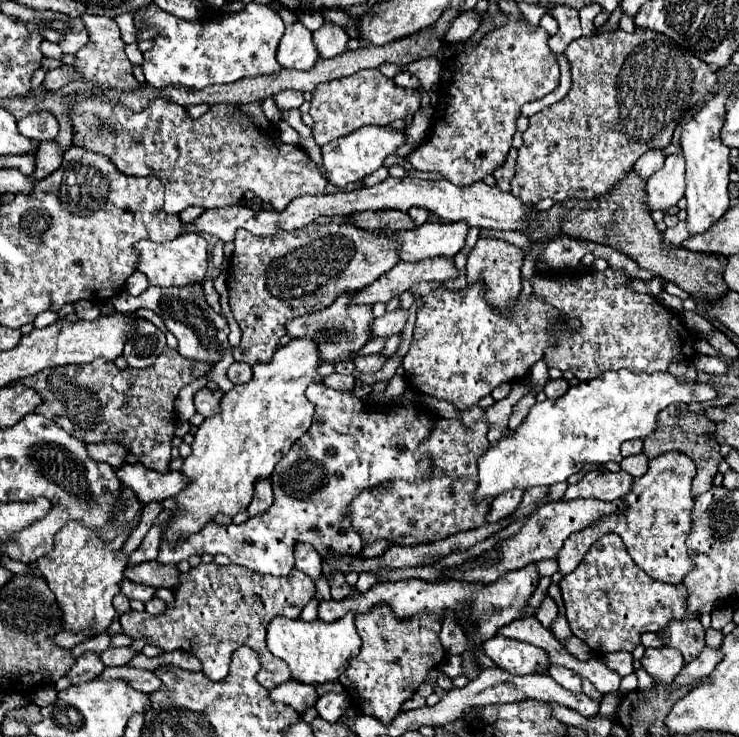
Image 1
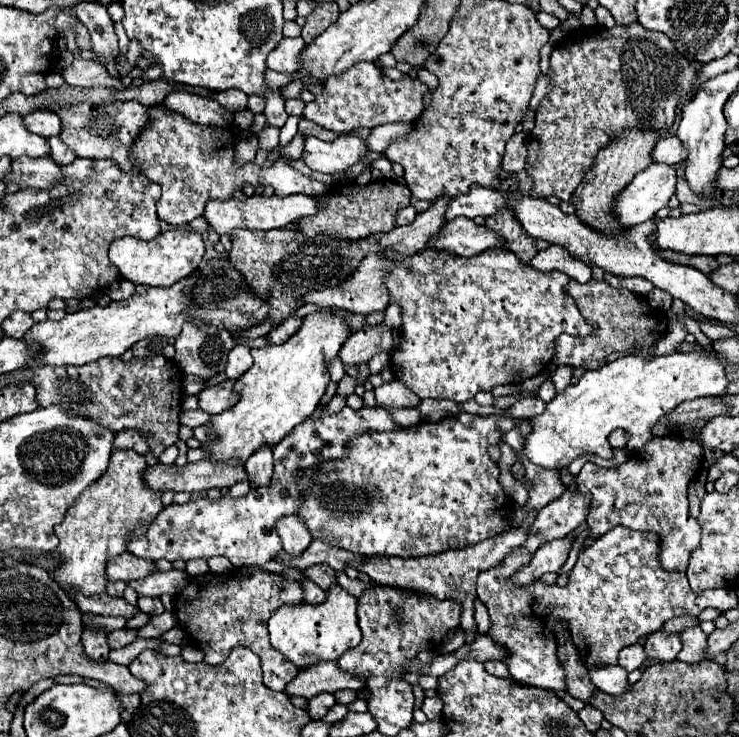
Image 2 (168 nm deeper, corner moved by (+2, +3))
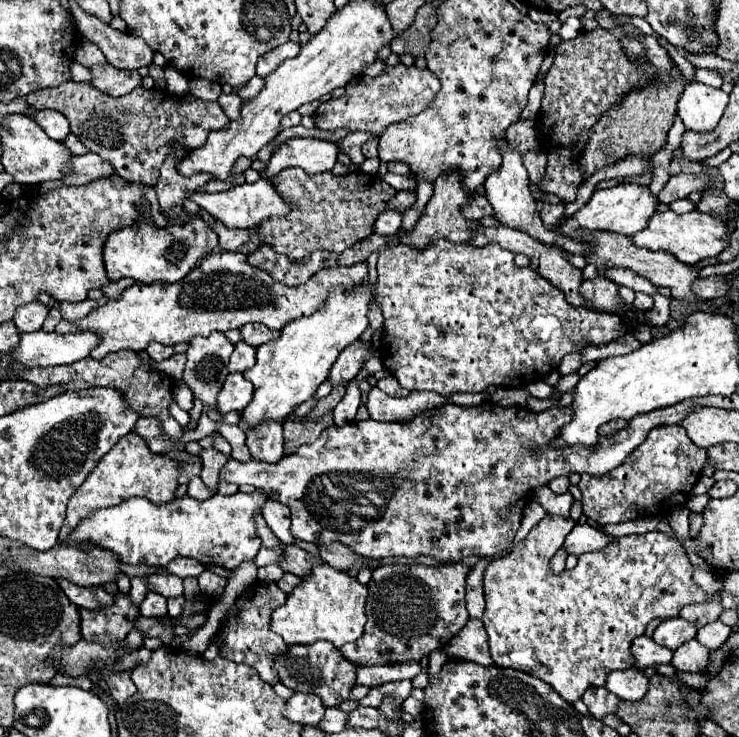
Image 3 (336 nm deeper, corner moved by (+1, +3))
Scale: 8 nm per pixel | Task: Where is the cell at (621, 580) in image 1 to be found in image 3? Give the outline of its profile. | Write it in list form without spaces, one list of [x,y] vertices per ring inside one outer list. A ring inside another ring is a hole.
[[[547,514],[507,556],[493,560],[485,568],[483,588],[487,608],[481,618],[489,636],[491,658],[497,666],[521,670],[541,678],[567,702],[579,700],[589,686],[603,686],[609,672],[635,666],[629,652],[631,642],[645,632],[645,626],[651,620],[675,618],[687,604],[707,602],[711,598],[721,600],[721,592],[709,594],[693,582],[693,566],[685,554],[685,548],[675,536],[665,532],[617,538],[617,542],[607,546],[607,554],[601,550],[581,554],[577,568],[565,570],[559,576],[549,574],[549,560],[561,548],[565,536],[573,530],[575,524],[577,522],[571,518]]]

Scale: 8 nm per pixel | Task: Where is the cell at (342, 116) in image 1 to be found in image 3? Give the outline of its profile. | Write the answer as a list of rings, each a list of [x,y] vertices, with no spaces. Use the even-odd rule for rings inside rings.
[[[397,64],[397,66],[389,66],[377,78],[371,78],[371,76],[353,78],[345,86],[345,94],[341,98],[331,98],[323,102],[315,110],[313,118],[315,118],[315,126],[321,130],[347,128],[353,132],[363,130],[363,132],[381,134],[389,124],[407,120],[423,112],[435,100],[437,92],[439,92],[439,80],[429,70]]]

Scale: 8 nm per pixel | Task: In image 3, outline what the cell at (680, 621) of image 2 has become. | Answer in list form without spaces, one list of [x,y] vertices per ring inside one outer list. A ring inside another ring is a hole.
[[[711,600],[707,604],[691,604],[691,606],[685,606],[681,610],[681,618],[695,624],[695,628],[701,628],[713,620],[719,618],[719,614],[723,612],[723,606],[719,600]]]

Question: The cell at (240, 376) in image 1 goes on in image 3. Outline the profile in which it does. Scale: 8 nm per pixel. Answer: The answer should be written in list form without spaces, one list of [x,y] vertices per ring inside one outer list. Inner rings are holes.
[[[247,342],[235,344],[235,350],[231,354],[229,362],[229,372],[245,372],[255,364],[255,348],[249,346]]]

